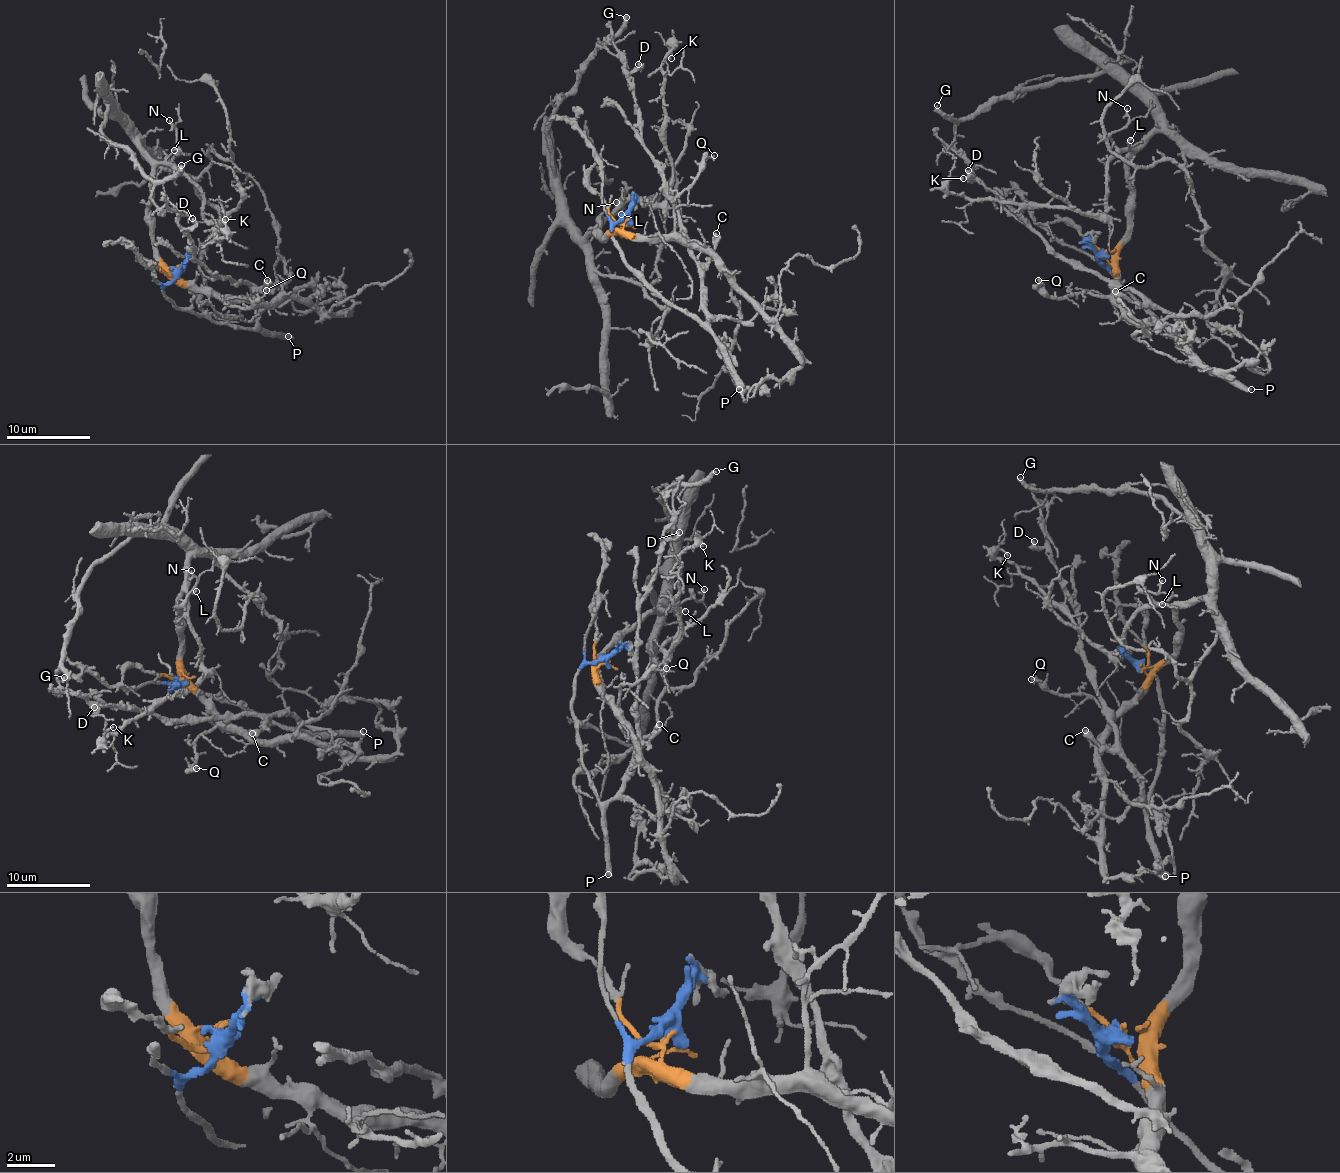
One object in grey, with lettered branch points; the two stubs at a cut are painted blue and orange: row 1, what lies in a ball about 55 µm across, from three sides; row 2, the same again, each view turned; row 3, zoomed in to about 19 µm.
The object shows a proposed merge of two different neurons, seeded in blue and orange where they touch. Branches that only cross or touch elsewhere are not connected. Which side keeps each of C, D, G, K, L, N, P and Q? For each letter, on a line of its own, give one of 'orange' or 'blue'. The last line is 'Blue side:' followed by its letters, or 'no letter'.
C: blue
D: blue
G: orange
K: orange
L: orange
N: orange
P: blue
Q: orange
Blue side: C, D, P

